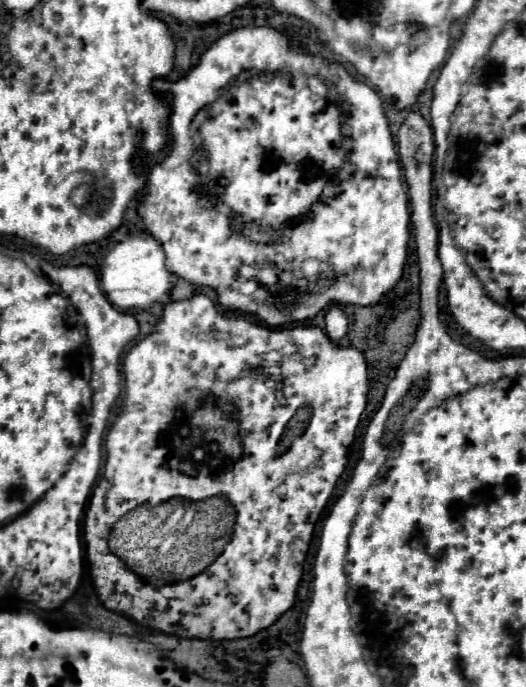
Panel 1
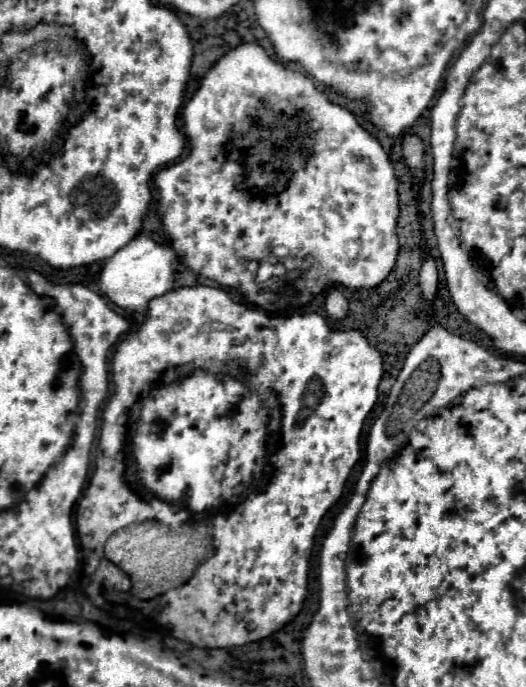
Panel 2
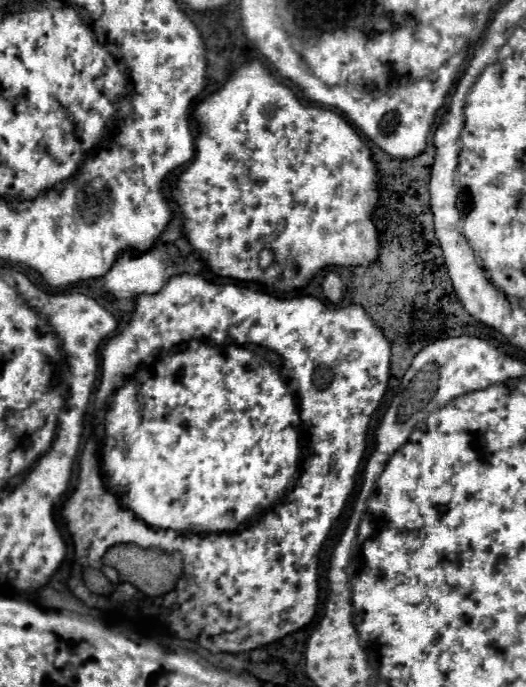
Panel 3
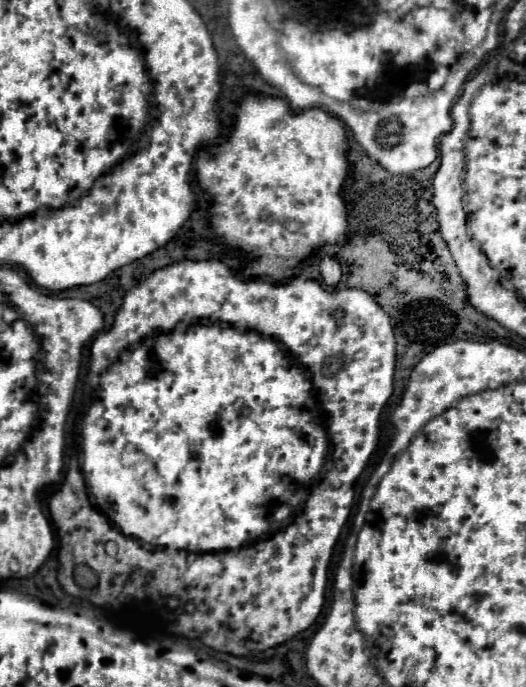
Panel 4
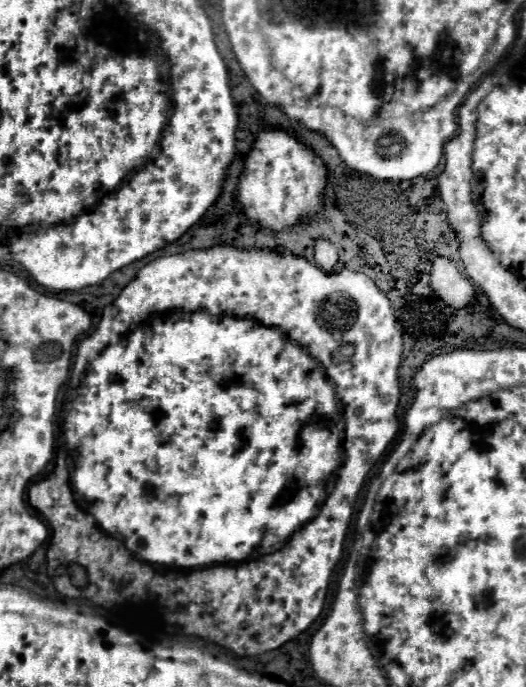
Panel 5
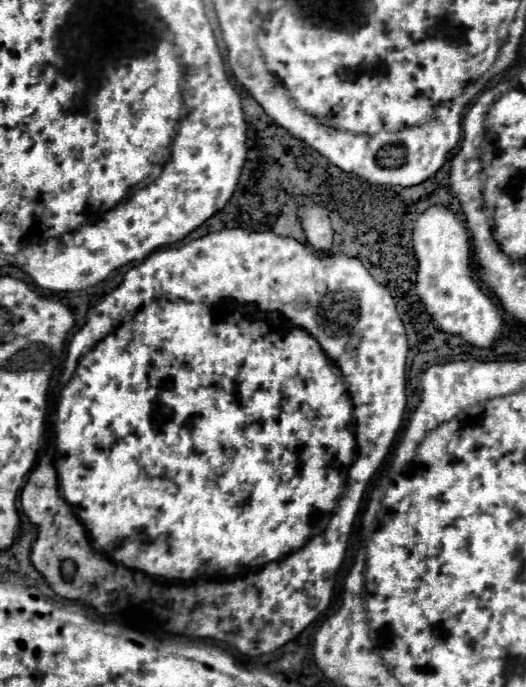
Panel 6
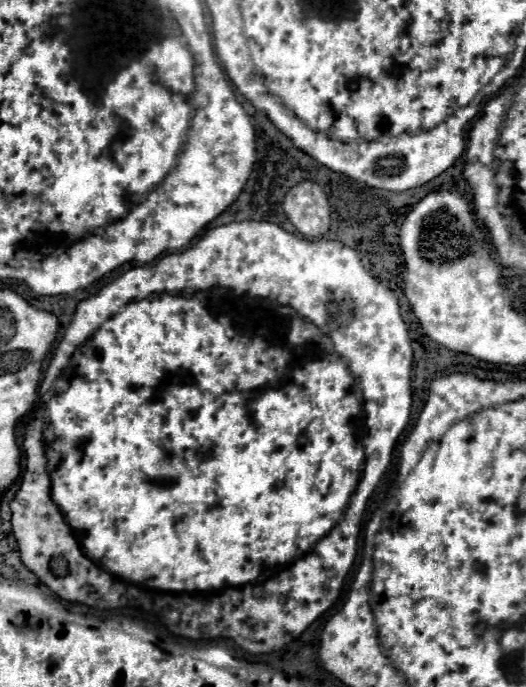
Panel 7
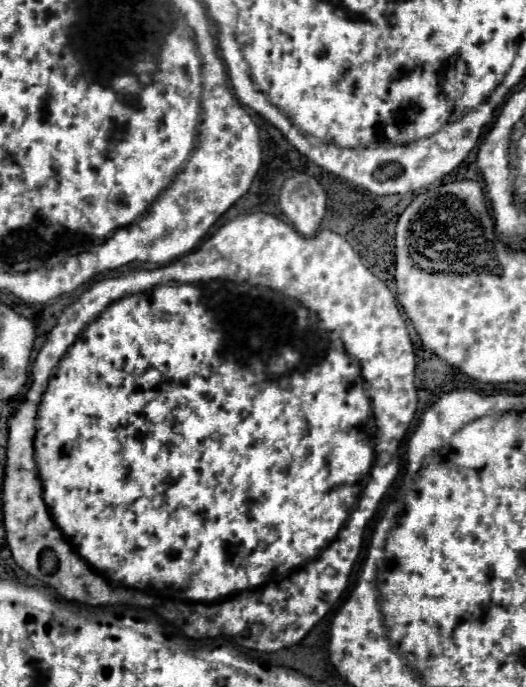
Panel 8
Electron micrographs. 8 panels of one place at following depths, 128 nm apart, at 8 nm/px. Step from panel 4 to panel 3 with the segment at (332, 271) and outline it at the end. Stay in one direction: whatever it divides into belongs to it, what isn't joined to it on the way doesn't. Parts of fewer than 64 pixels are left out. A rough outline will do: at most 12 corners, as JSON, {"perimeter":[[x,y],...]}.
{"perimeter":[[328,272],[322,282],[330,304],[340,304],[346,288],[336,272]]}

